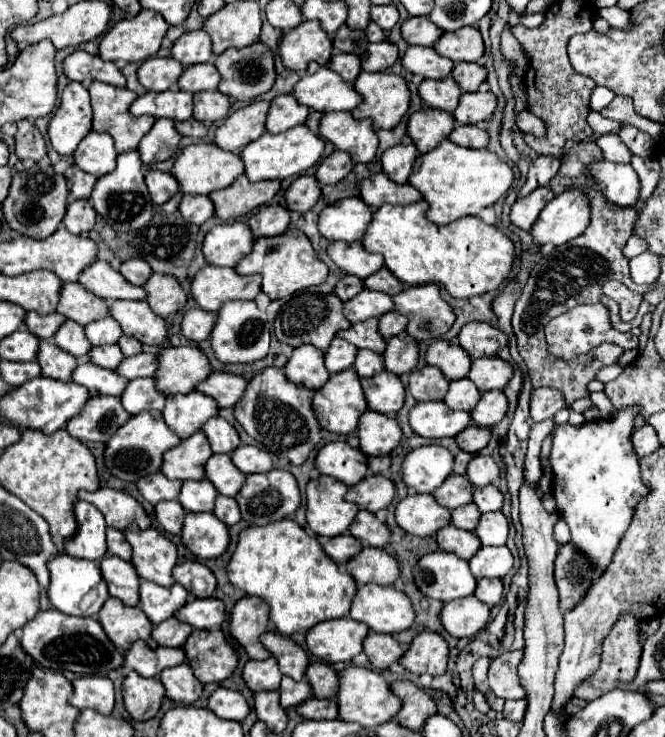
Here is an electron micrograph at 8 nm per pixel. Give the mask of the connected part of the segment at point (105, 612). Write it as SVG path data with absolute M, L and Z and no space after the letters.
M109 597L99 611L99 623L119 649L129 649L137 639L143 639L151 649L157 647L157 641L151 637L153 623L139 607L127 607L119 599Z

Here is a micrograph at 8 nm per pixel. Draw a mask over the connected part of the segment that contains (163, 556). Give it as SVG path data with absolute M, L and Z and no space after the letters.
M129 525L125 529L125 537L133 547L133 559L137 573L141 579L153 581L163 587L175 585L171 577L173 567L177 565L177 547L157 529L139 529L137 525Z

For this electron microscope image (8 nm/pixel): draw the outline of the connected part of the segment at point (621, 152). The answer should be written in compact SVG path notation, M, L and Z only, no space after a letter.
M615 133L601 135L601 137L597 139L597 145L601 147L605 159L611 161L611 163L629 163L629 161L631 161L631 152L621 141L619 135L615 135Z

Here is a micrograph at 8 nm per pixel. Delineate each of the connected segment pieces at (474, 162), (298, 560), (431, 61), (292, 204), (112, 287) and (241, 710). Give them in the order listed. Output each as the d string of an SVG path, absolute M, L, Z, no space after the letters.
M443 141L433 151L419 155L409 183L421 191L423 199L431 205L427 211L429 221L435 225L449 225L461 217L477 215L481 209L505 197L515 175L513 169L489 149L467 149L453 141Z
M281 519L265 527L247 527L239 533L239 543L227 565L227 575L231 583L243 589L247 595L255 595L267 601L271 607L269 617L275 623L277 631L283 635L291 635L297 633L299 629L307 631L321 621L347 617L349 613L351 601L357 593L357 583L347 571L343 571L335 561L331 561L331 557L327 559L325 555L327 553L323 553L323 547L319 545L315 535L309 535L293 519Z
M409 47L401 63L407 71L423 75L425 79L445 79L455 65L451 59L435 53L433 47Z
M313 175L297 177L285 193L287 209L299 211L299 213L309 211L319 201L319 197L321 197L321 187L319 187L319 181Z
M95 261L93 265L89 265L81 273L79 283L103 299L147 299L147 291L143 287L131 285L127 279L121 277L119 271L111 269L107 261Z
M219 687L209 697L209 709L221 719L233 719L233 721L243 721L245 717L237 717L237 715L249 715L251 711L245 697L239 691L231 691L225 687Z

